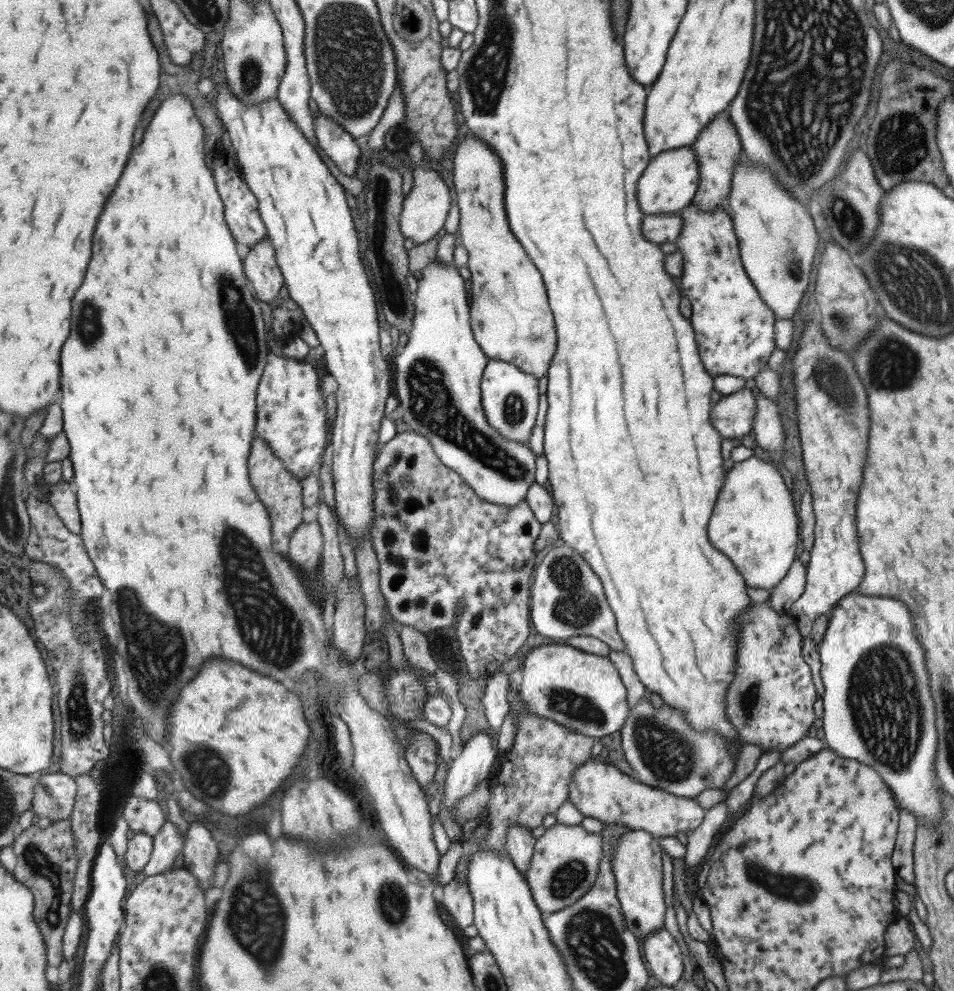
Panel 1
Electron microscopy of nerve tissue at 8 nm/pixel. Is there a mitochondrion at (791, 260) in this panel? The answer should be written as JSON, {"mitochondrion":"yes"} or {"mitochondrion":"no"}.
{"mitochondrion":"yes"}

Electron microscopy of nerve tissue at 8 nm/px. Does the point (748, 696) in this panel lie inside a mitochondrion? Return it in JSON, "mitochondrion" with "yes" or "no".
{"mitochondrion":"yes"}

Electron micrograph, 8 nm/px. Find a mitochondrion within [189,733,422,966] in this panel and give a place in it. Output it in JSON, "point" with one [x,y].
{"point":[392,901]}

